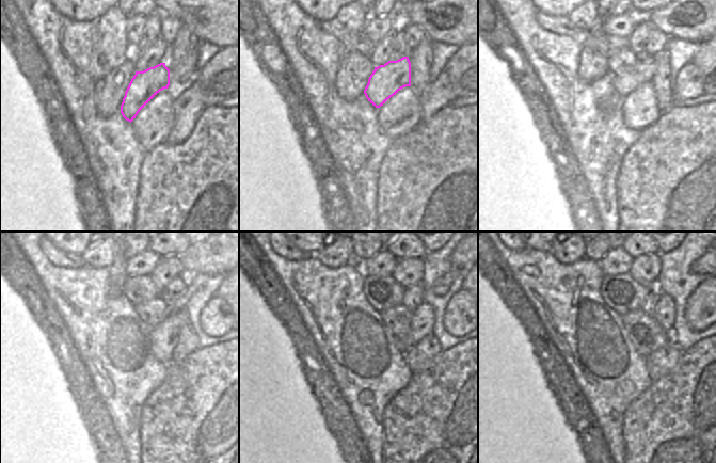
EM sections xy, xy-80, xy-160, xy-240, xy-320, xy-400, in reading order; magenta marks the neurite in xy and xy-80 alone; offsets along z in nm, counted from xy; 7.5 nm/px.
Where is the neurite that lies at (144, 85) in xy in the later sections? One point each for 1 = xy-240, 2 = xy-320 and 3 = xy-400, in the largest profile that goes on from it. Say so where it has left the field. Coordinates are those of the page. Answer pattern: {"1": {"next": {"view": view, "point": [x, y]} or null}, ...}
{"1": {"next": {"view": "xy-240", "point": [180, 302]}}, "2": {"next": {"view": "xy-320", "point": [442, 286]}}, "3": {"next": {"view": "xy-400", "point": [695, 268]}}}

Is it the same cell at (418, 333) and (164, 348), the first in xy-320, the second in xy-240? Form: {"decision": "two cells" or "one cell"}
{"decision": "one cell"}

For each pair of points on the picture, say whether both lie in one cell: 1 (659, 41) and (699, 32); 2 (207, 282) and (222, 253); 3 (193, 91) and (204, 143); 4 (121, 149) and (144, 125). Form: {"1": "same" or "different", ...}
{"1": "different", "2": "different", "3": "different", "4": "different"}

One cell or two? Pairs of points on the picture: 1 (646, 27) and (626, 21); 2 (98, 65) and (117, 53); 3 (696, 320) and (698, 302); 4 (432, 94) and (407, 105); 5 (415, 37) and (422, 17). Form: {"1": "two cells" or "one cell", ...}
{"1": "two cells", "2": "one cell", "3": "one cell", "4": "two cells", "5": "two cells"}

